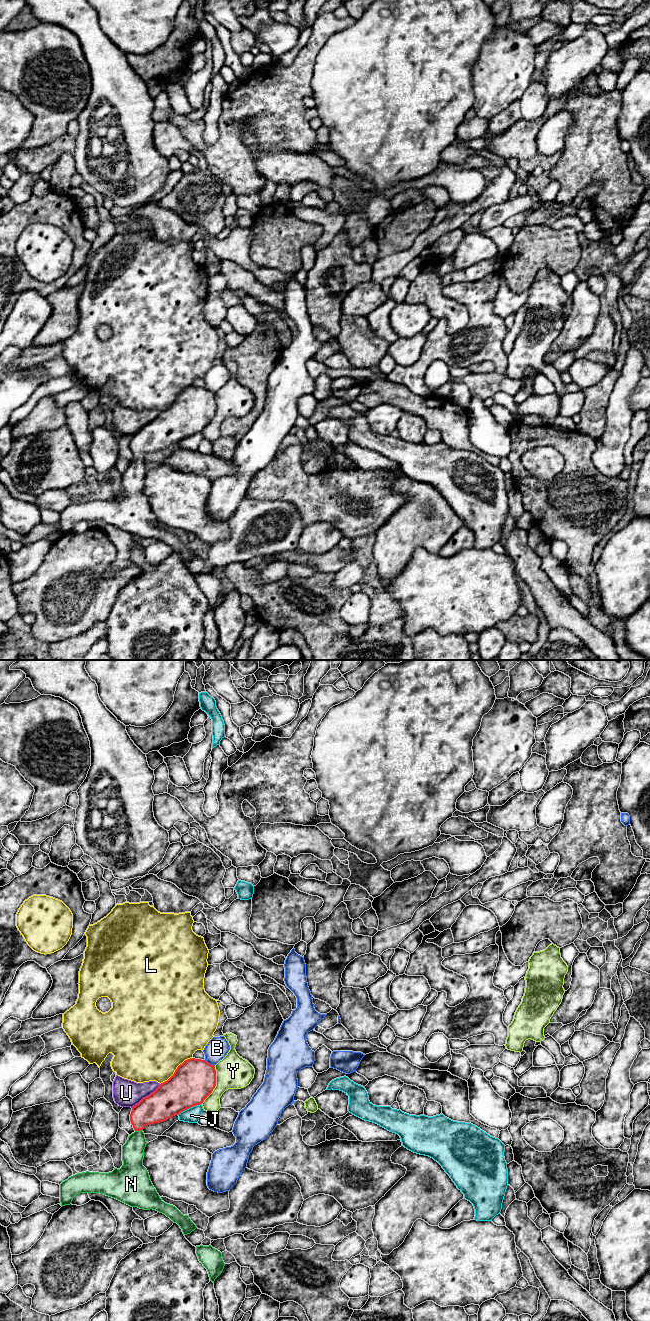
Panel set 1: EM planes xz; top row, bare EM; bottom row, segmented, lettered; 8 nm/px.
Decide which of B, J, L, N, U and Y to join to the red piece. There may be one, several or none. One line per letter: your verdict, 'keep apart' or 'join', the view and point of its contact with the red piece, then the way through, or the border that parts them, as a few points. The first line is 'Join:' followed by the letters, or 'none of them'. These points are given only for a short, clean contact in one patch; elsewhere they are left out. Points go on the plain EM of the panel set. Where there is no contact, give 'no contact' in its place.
Join: N
B: keep apart | xz (208, 391)
J: keep apart | xz (189, 435)
L: keep apart | xz (176, 397)
N: join | xz (138, 458) | across xz (157, 435), (138, 458), (138, 466), (133, 478)
U: keep apart | xz (145, 425)
Y: keep apart | xz (215, 412)

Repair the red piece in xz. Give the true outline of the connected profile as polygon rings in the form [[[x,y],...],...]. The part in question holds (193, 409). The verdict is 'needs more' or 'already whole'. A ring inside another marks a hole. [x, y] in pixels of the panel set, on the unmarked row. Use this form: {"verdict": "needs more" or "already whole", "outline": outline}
{"verdict": "needs more", "outline": [[[190,386],[149,424],[132,435],[130,449],[135,458],[122,474],[123,493],[109,501],[77,501],[60,512],[61,534],[70,533],[80,521],[100,521],[131,535],[156,538],[177,551],[185,563],[197,555],[188,543],[165,531],[154,516],[143,494],[146,467],[143,457],[200,433],[216,414],[215,393]]]}

